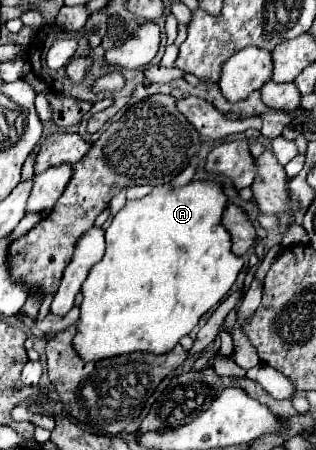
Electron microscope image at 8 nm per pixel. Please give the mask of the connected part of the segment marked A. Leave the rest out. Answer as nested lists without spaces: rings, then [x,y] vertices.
[[[193,180],[179,188],[171,184],[155,186],[151,194],[129,200],[115,214],[111,226],[105,230],[105,256],[91,268],[81,288],[81,318],[73,346],[83,360],[91,362],[137,350],[165,354],[173,350],[179,338],[187,336],[197,326],[207,310],[225,298],[243,268],[243,260],[231,250],[229,232],[221,226],[225,206],[227,196],[221,182]]]

